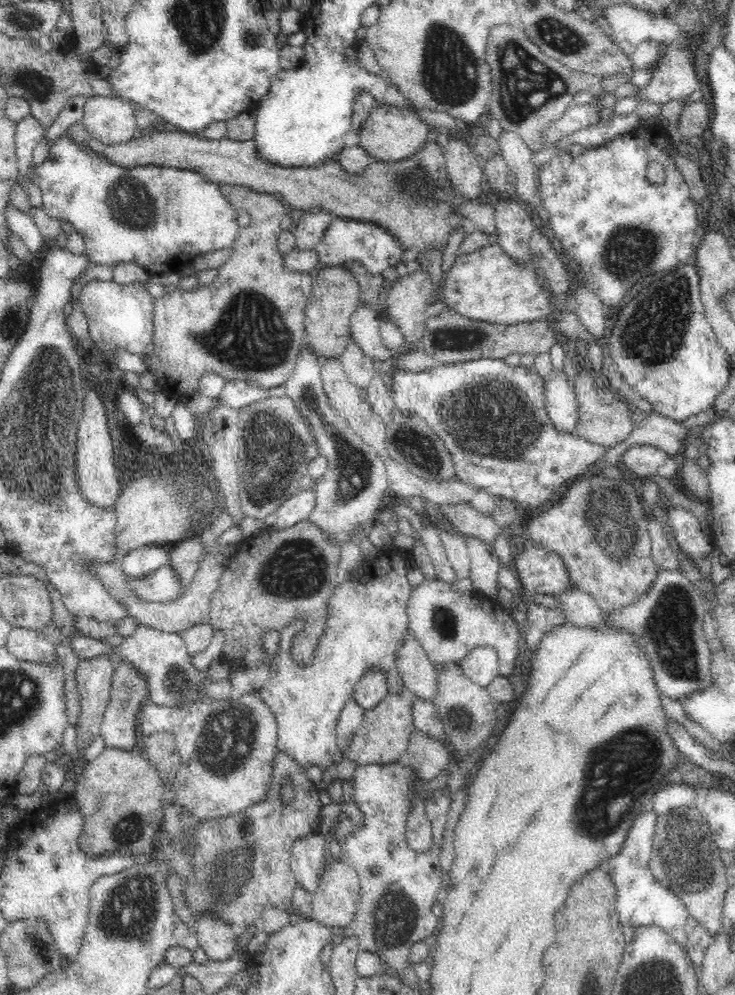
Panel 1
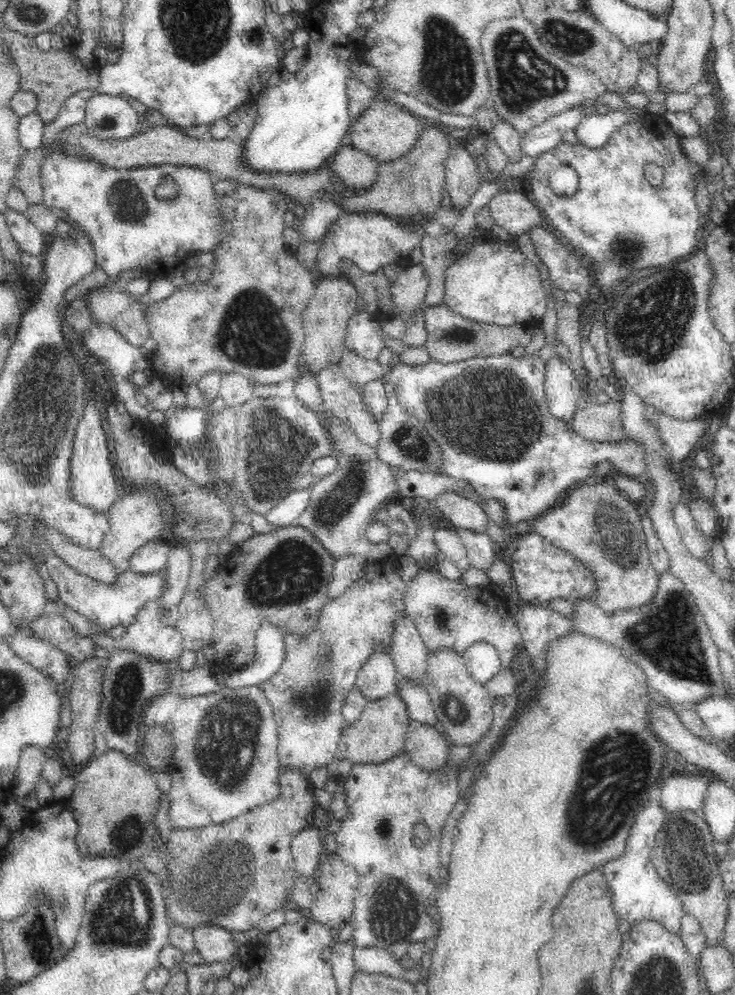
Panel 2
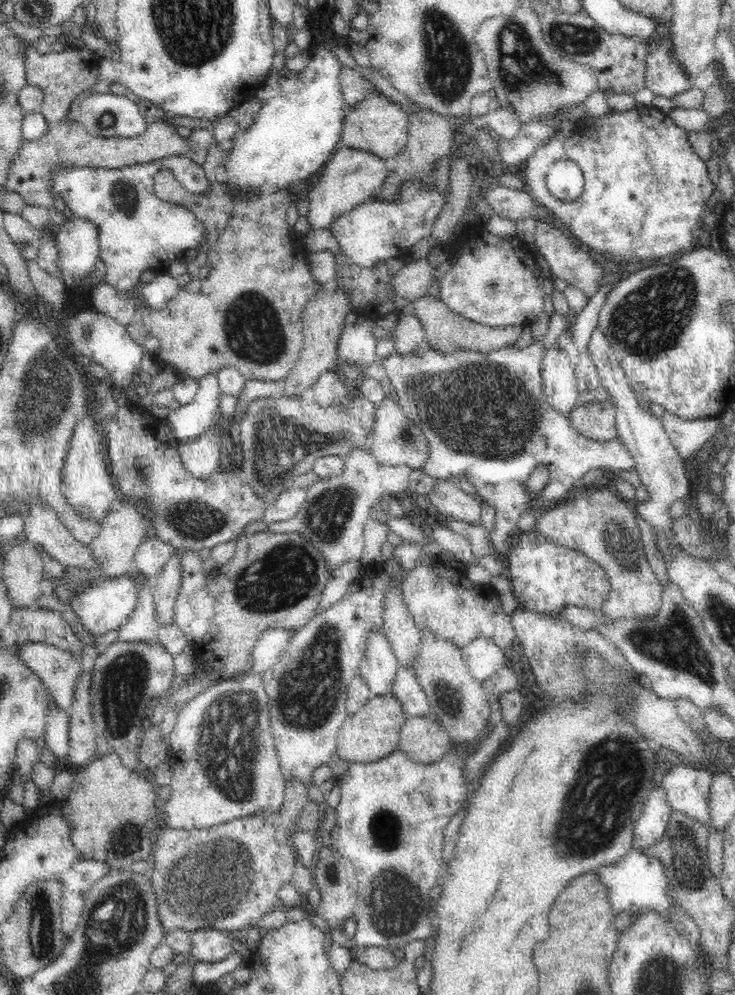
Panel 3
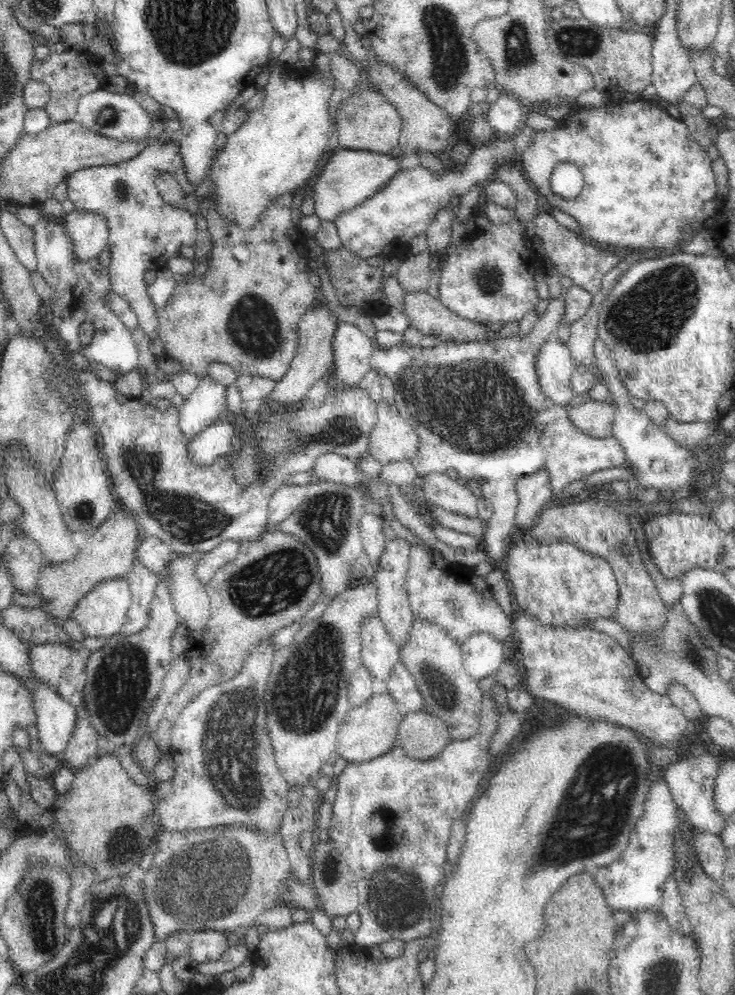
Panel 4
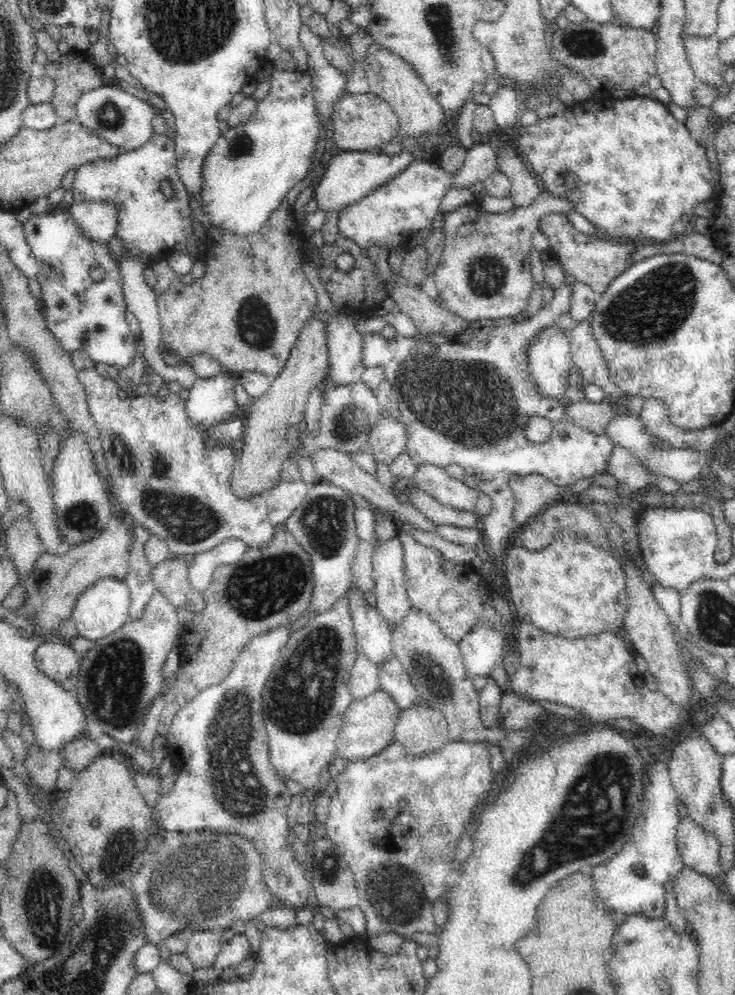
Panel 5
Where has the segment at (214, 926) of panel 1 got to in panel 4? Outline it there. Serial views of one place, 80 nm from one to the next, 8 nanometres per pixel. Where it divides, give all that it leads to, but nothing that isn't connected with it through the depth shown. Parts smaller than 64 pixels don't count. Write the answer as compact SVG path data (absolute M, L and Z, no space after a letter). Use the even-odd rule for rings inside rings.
M208 929L191 933L189 953L197 963L218 960L228 947L228 938L223 931Z

